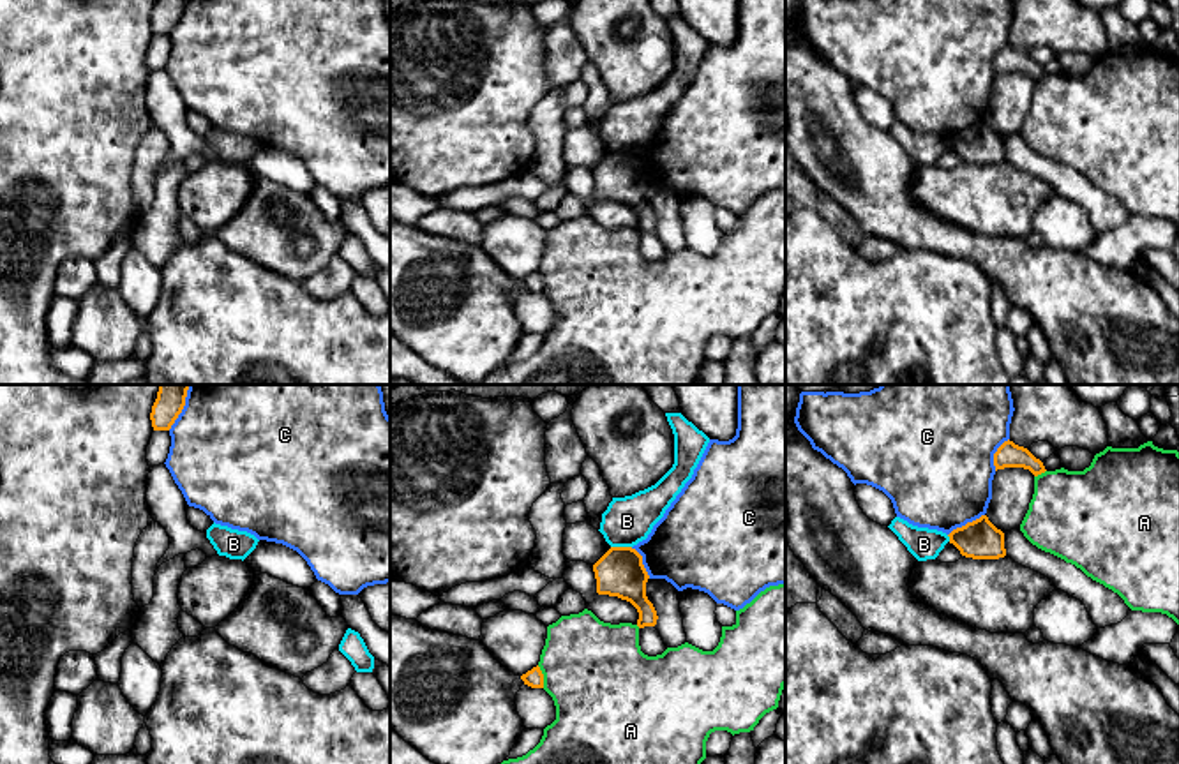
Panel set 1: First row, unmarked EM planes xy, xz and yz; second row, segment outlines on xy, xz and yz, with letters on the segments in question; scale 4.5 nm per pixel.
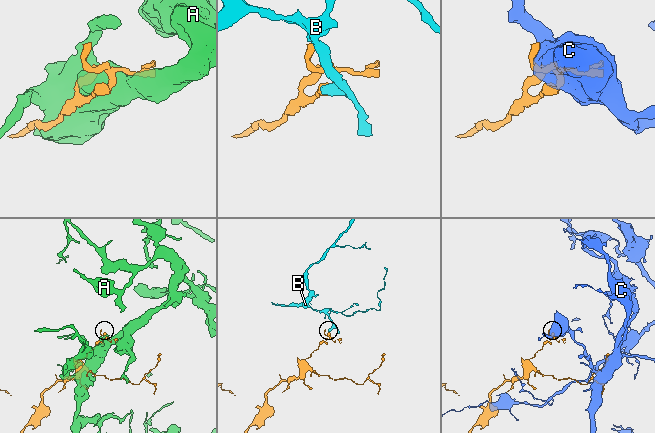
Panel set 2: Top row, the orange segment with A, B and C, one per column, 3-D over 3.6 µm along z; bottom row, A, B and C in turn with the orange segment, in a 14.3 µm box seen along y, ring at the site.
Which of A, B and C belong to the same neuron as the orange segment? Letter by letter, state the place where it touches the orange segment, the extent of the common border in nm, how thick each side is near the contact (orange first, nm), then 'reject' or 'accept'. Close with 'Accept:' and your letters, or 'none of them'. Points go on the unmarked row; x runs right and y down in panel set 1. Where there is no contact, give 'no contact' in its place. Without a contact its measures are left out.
A: contact xz (542, 281); length 110 nm; calibres 90 and 460 nm; reject
B: contact xz (622, 152); length 100 nm; calibres 220 and 220 nm; reject
C: contact yz (968, 127); length 190 nm; calibres 180 and 480 nm; reject
Accept: none of them

